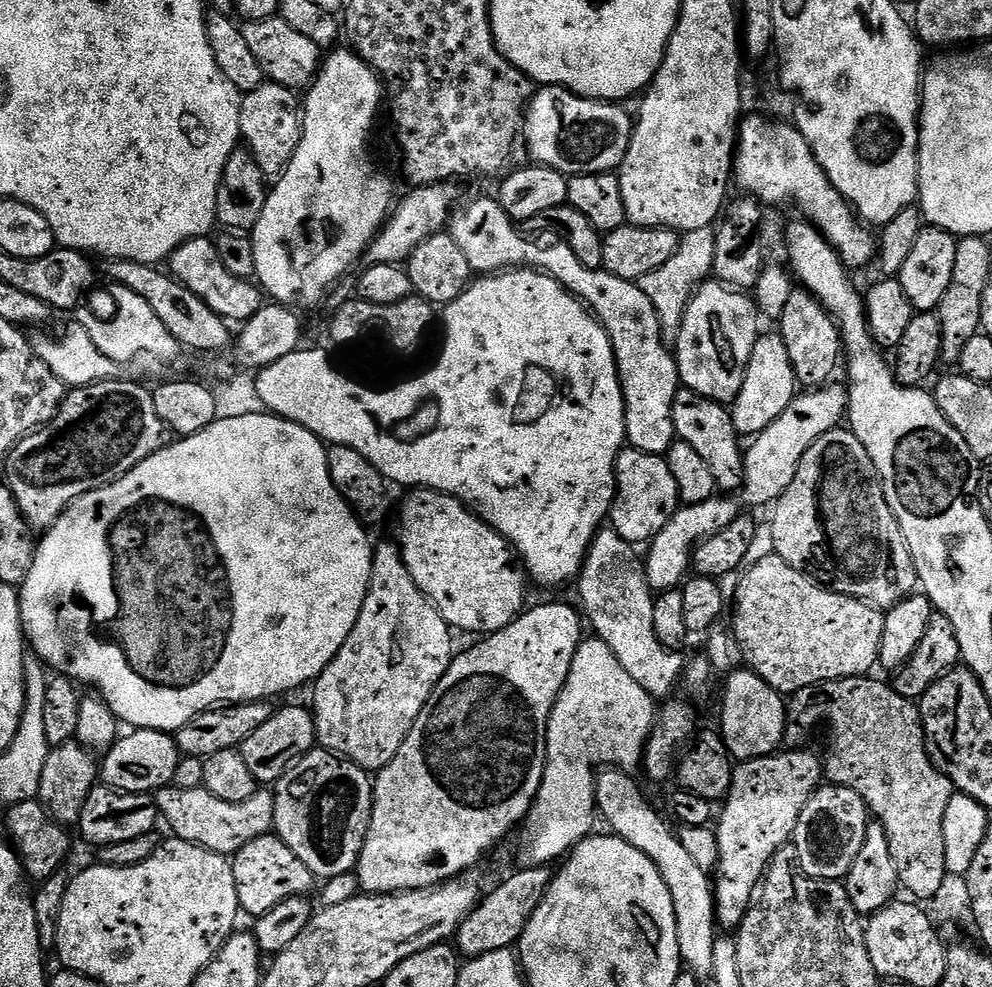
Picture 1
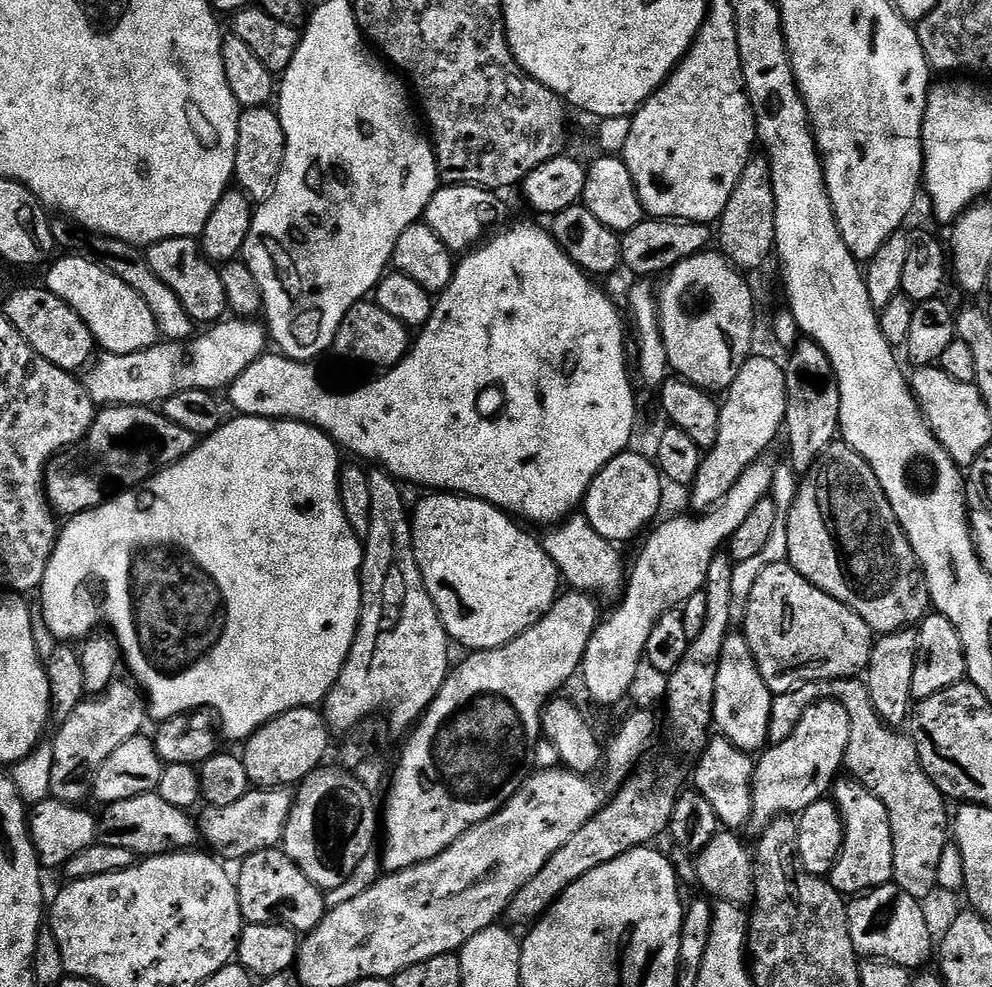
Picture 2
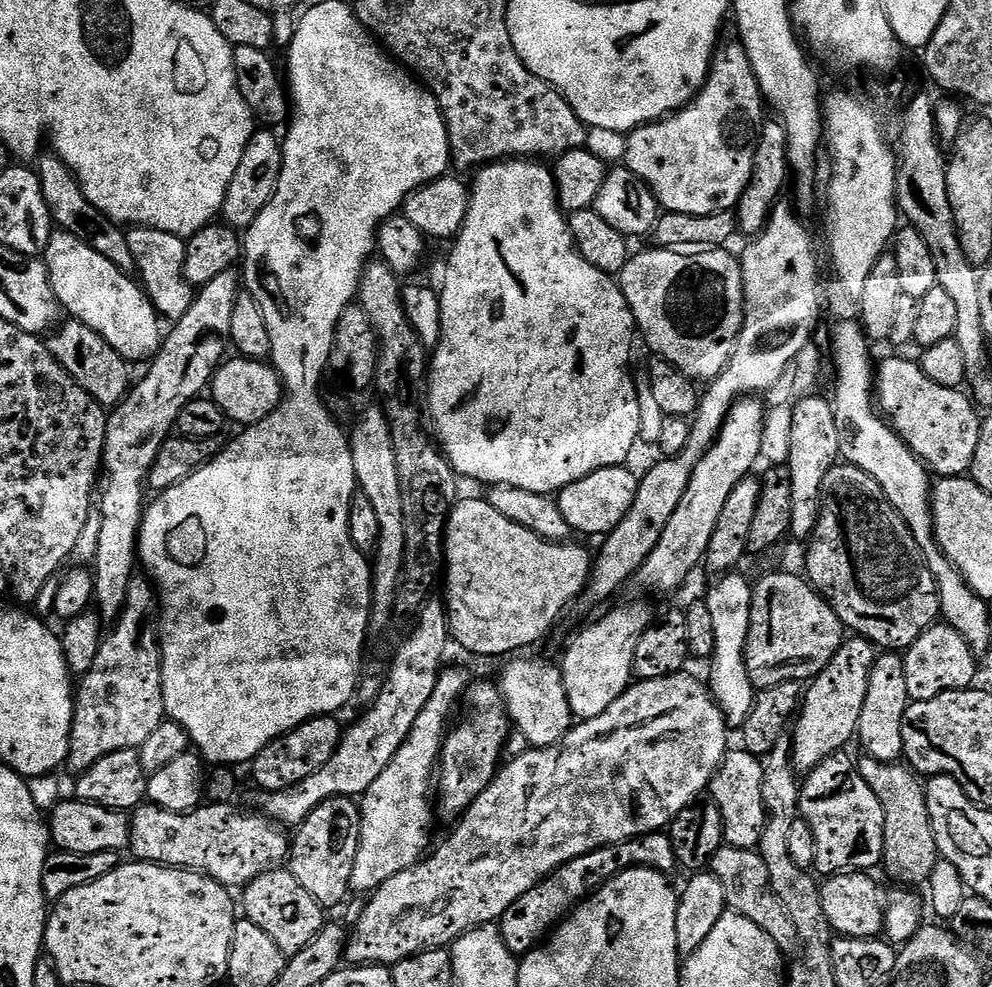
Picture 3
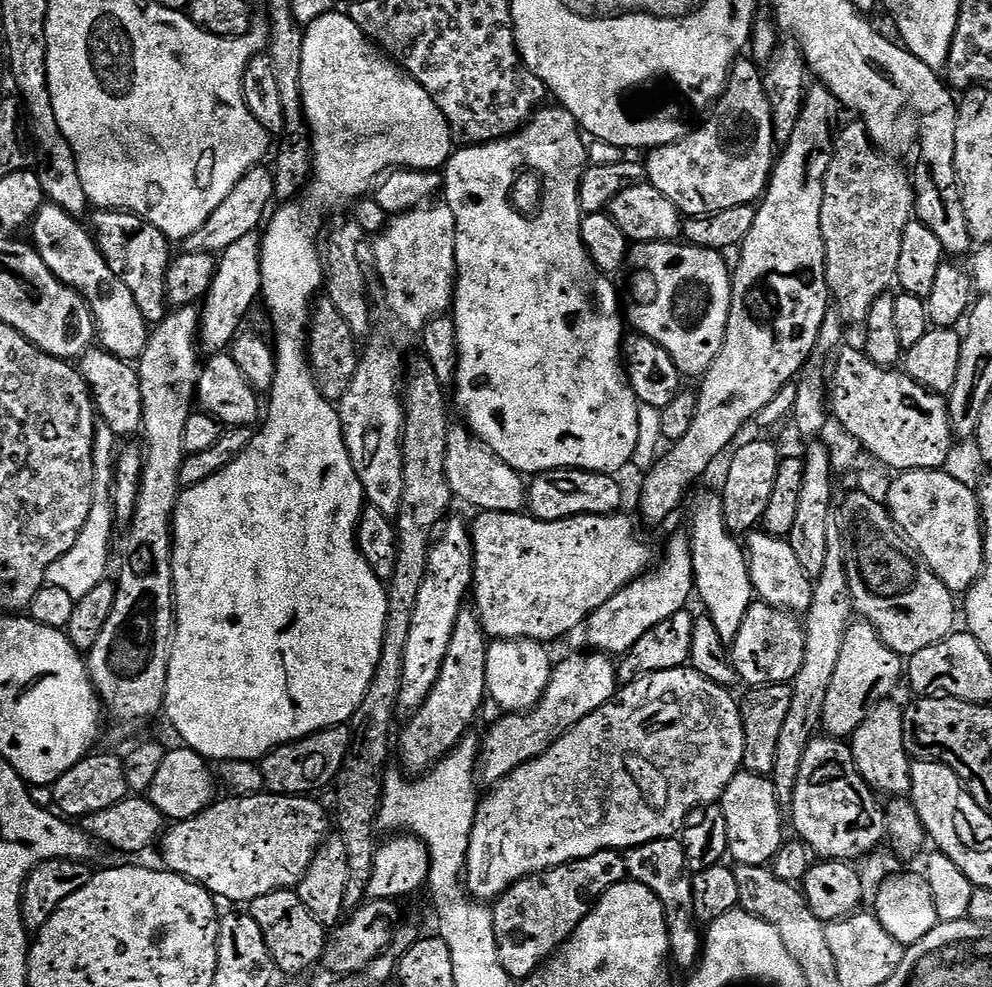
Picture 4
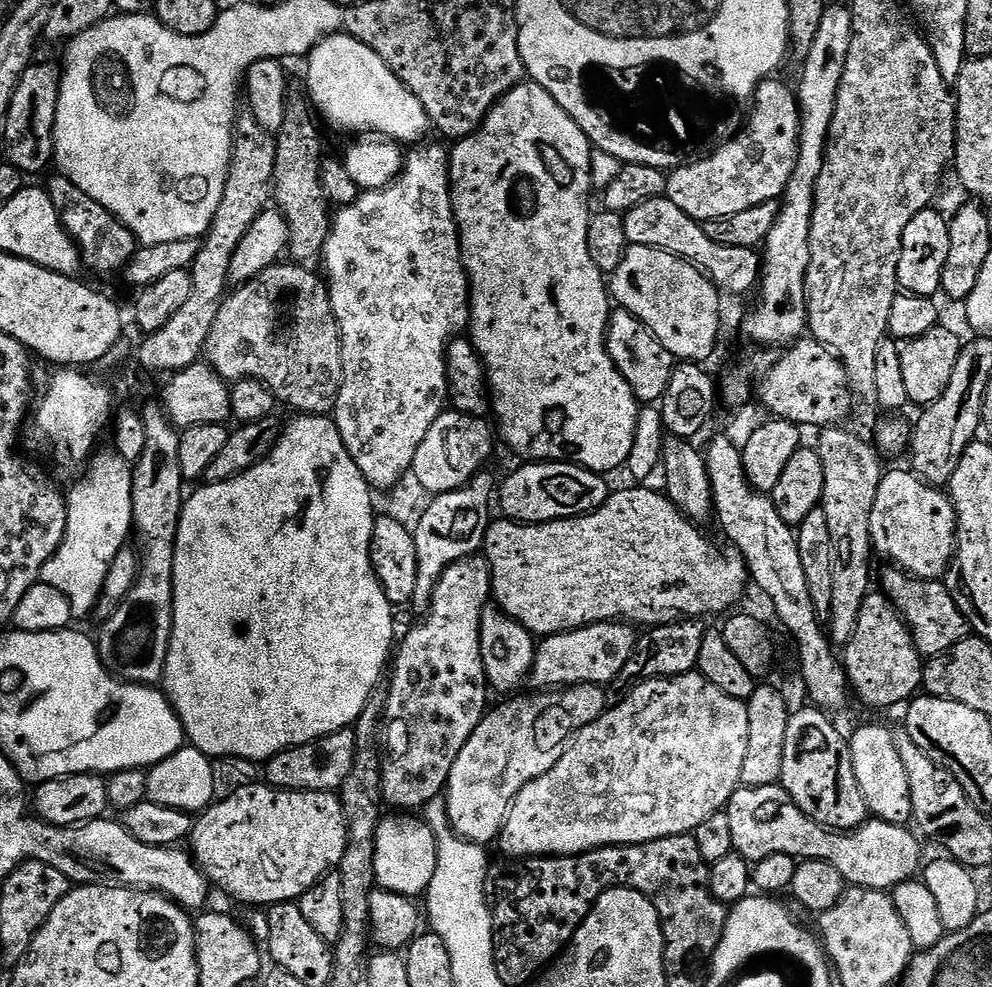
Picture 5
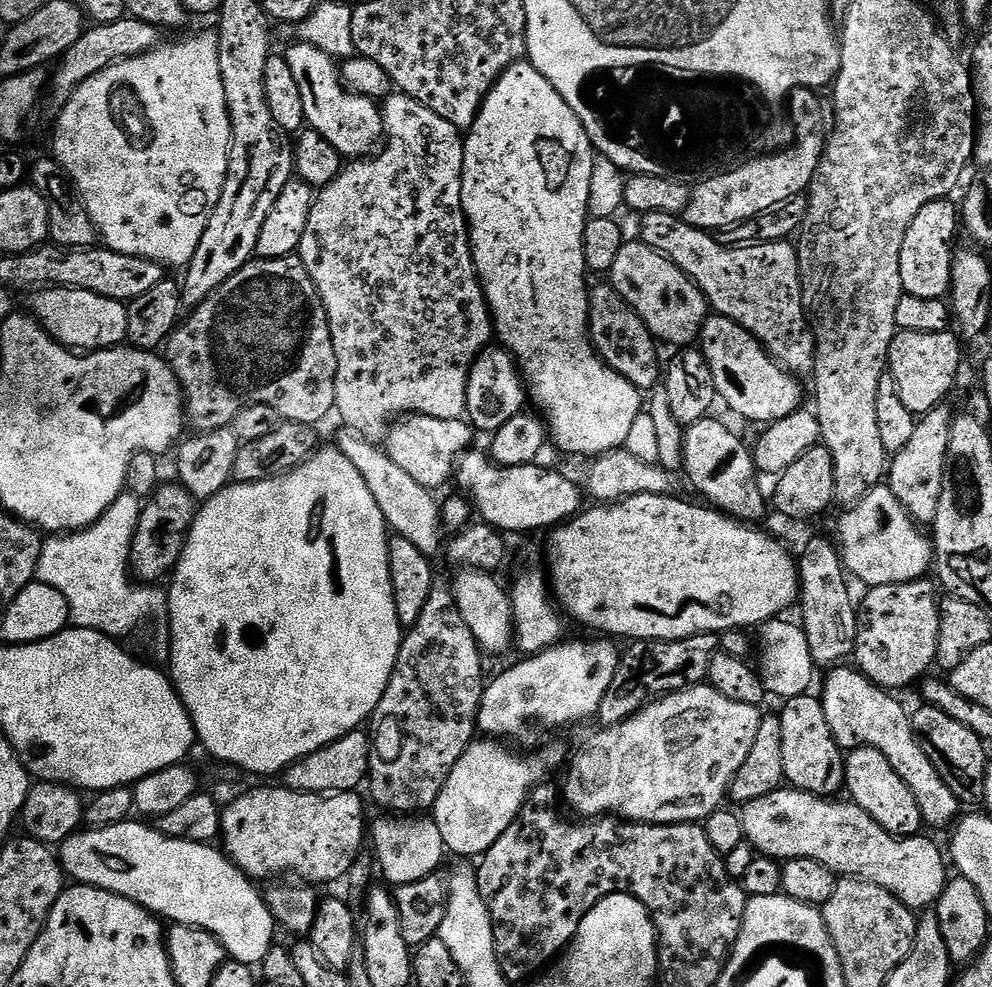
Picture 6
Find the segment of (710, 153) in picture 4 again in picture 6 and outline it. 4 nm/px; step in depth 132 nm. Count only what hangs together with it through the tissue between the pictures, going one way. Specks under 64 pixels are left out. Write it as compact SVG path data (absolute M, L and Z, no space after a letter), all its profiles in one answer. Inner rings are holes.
M797 88L791 94L790 114L796 129L794 146L775 154L749 158L699 181L692 188L692 197L682 213L686 223L716 234L770 210L770 206L778 206L778 202L786 202L786 198L807 193L822 162L830 131L829 109L827 112L823 102L816 96L819 95L815 91L806 88Z

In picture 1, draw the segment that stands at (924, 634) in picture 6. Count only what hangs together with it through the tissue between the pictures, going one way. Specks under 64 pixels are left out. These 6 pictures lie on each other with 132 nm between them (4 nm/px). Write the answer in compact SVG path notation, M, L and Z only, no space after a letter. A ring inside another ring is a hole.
M800 748L797 752L784 752L785 750L777 750L770 756L759 756L753 760L746 760L735 765L732 773L732 785L728 791L728 795L724 797L722 801L722 807L719 809L718 819L715 821L714 827L716 830L716 837L718 838L718 858L720 861L716 864L716 871L714 873L714 895L716 897L716 919L721 929L729 928L729 930L735 930L739 928L744 916L751 908L754 897L757 895L758 889L764 879L764 871L767 870L769 862L772 860L772 856L776 853L778 848L785 847L791 841L794 830L798 826L798 818L802 814L802 806L806 806L806 802L812 795L816 793L817 788L821 787L822 779L820 775L825 775L826 768L820 765L820 760L812 752L807 752L806 749Z

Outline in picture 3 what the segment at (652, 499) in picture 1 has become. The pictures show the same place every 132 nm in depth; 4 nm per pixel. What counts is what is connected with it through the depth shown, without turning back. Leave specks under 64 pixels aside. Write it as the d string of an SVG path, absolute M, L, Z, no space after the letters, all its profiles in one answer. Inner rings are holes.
M615 464L609 468L594 470L586 474L586 478L578 478L578 482L570 482L570 486L560 491L558 503L562 510L562 518L566 518L573 533L607 537L608 533L613 532L618 526L618 522L622 522L622 518L630 514L630 506L634 506L639 485L637 473L632 473L628 466Z

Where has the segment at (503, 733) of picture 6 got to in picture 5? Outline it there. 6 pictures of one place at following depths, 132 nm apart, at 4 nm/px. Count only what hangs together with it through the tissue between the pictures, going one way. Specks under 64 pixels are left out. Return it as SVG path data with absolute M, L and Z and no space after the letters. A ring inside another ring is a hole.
M609 622L606 624L588 624L584 628L576 628L572 632L560 632L556 636L545 636L543 639L539 641L536 645L536 657L534 658L534 662L532 663L532 675L530 677L531 683L536 683L535 686L540 690L559 690L565 686L571 686L574 684L598 684L601 686L608 685L617 674L622 670L622 666L626 666L626 662L630 658L630 654L632 653L632 649L636 647L636 641L638 639L637 633L632 633L633 629L629 627L627 623L624 622Z

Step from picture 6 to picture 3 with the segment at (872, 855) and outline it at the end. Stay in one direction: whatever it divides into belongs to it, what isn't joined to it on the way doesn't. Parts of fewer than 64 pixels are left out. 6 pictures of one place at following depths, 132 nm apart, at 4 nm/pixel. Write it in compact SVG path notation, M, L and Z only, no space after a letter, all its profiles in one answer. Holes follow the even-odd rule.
M730 750L724 755L716 777L710 785L710 798L722 810L724 823L724 842L730 848L755 849L762 838L764 824L768 820L768 811L762 802L762 766L761 757L743 750Z

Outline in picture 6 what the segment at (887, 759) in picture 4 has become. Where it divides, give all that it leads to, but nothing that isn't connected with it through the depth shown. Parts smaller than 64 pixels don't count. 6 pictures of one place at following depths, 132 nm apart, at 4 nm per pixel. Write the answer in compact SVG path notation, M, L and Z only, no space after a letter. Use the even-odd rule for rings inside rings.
M851 749L844 761L844 782L846 792L852 795L849 796L851 803L866 810L866 814L870 814L870 818L874 818L878 826L882 826L882 830L895 836L921 835L925 822L922 818L922 810L918 810L918 802L910 786L906 786L906 782L902 782L902 778L894 774L894 766L890 766L890 762L886 762L886 758L878 754L878 750Z

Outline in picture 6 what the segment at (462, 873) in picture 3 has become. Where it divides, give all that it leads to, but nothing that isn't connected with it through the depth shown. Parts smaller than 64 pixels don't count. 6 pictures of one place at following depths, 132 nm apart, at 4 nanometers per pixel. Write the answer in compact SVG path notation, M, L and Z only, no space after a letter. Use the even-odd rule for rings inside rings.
M707 683L697 684L694 688L683 688L681 692L670 692L666 696L645 704L633 716L625 718L621 724L609 724L601 727L599 729L601 732L594 733L577 752L575 749L574 755L567 765L567 768L569 767L568 777L564 780L562 800L565 800L580 815L577 816L580 818L613 816L621 820L630 820L634 824L694 824L703 822L725 803L732 787L732 779L738 774L742 762L746 762L750 750L754 750L754 742L758 738L758 726L762 719L762 712L760 711L761 709L754 704L730 702L726 698L726 694L718 694L718 690L714 690Z

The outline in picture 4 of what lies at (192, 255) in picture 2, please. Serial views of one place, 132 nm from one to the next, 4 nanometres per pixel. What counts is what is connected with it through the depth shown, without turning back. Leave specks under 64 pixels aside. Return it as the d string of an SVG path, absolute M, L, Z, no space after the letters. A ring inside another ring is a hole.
M96 210L91 216L90 228L94 233L97 250L102 258L106 258L106 266L110 266L110 270L118 274L122 286L130 290L146 323L150 326L162 323L170 311L165 284L168 265L174 259L173 245L168 237L162 234L162 230L158 230L158 226L146 222L132 212Z

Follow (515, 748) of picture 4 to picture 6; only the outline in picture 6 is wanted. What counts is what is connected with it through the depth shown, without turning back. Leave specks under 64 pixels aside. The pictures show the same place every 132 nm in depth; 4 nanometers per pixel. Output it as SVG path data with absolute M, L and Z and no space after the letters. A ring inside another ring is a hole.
M492 738L473 739L462 758L454 762L454 770L450 770L446 786L442 786L442 794L438 794L430 809L431 819L435 820L445 849L451 855L453 852L460 856L456 858L483 857L490 846L510 830L520 811L529 803L534 789L547 781L544 779L551 774L552 768L569 759L570 748L568 752L566 745L547 744L537 747L533 756L519 756L511 752L516 750L507 743Z

